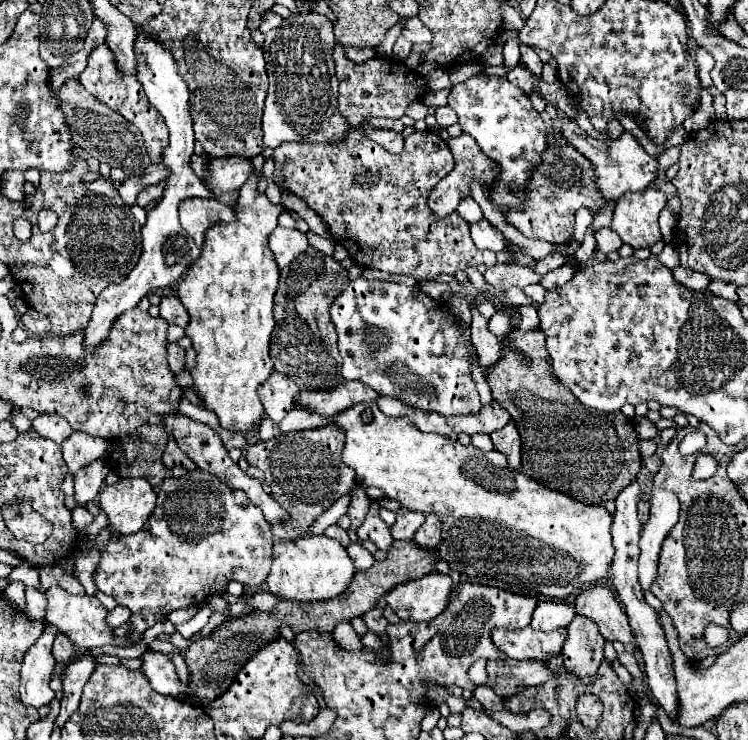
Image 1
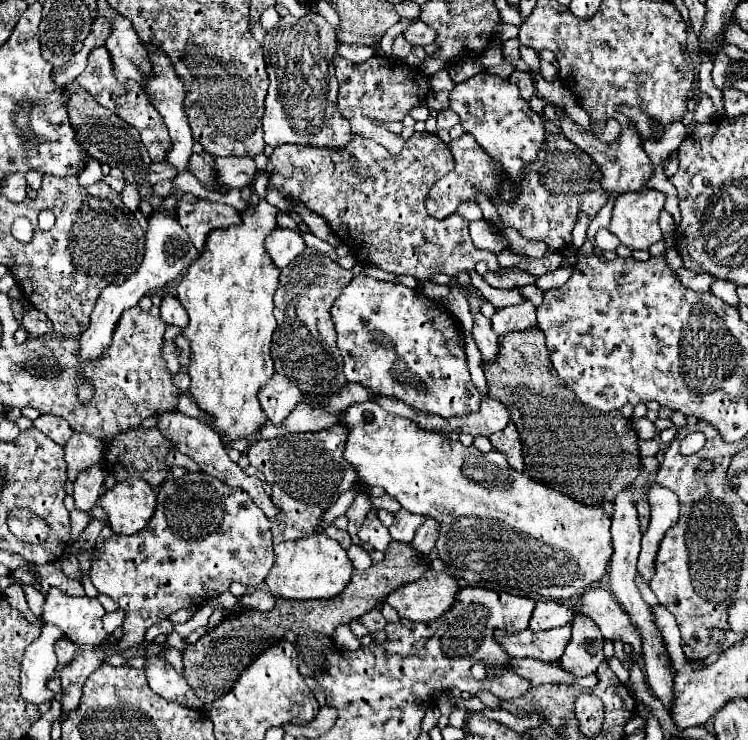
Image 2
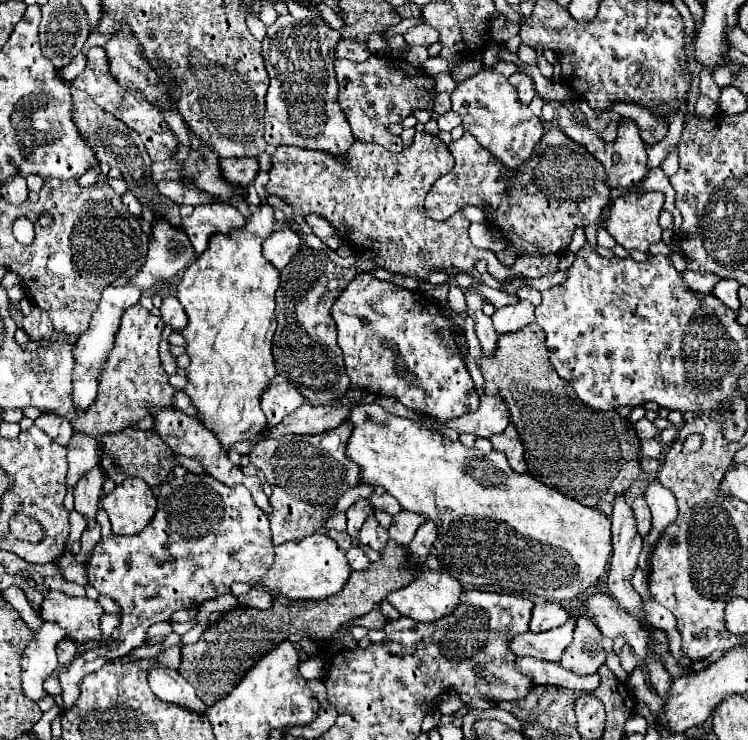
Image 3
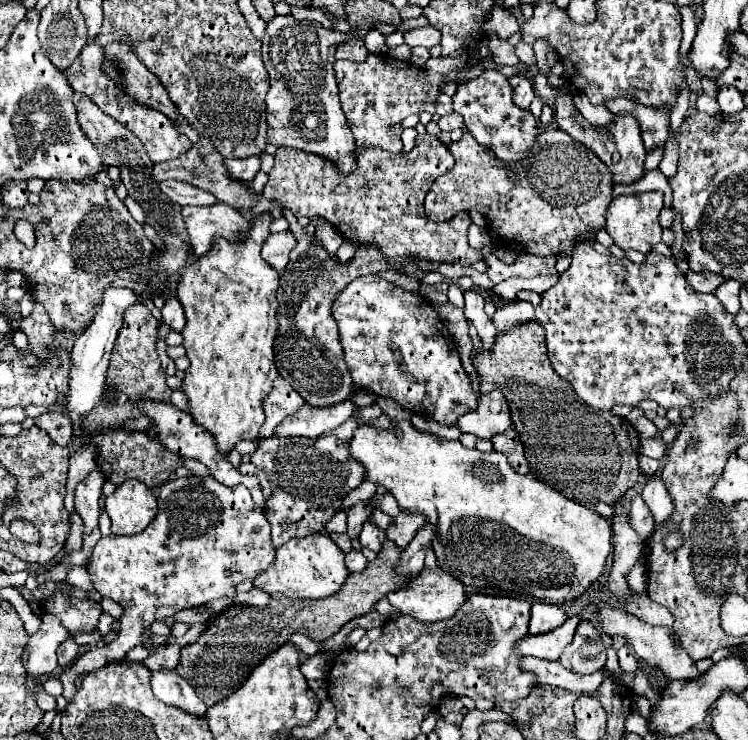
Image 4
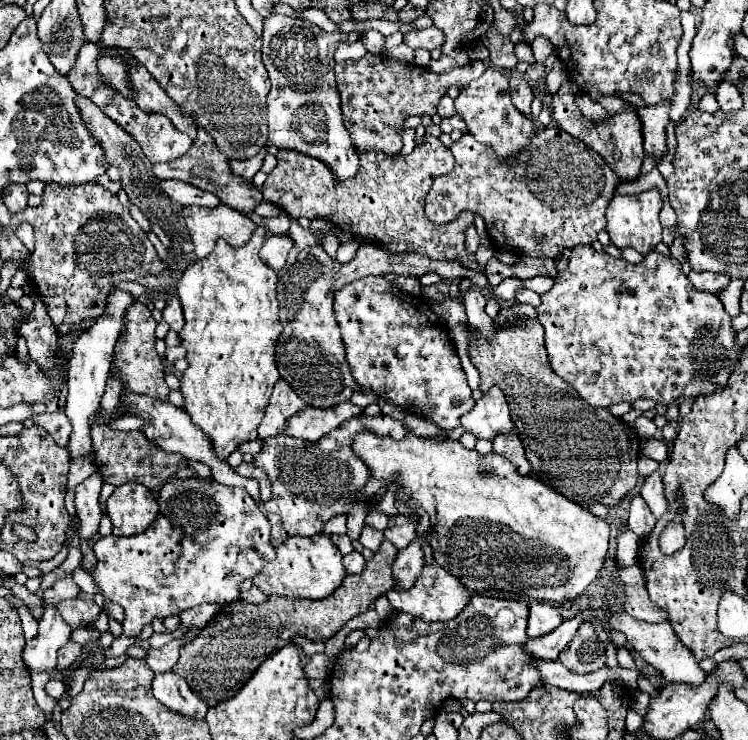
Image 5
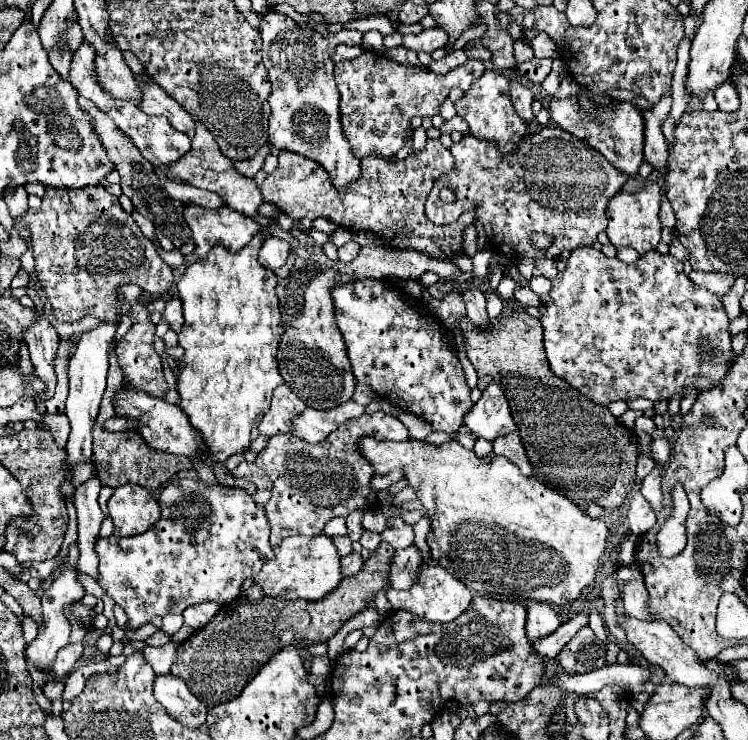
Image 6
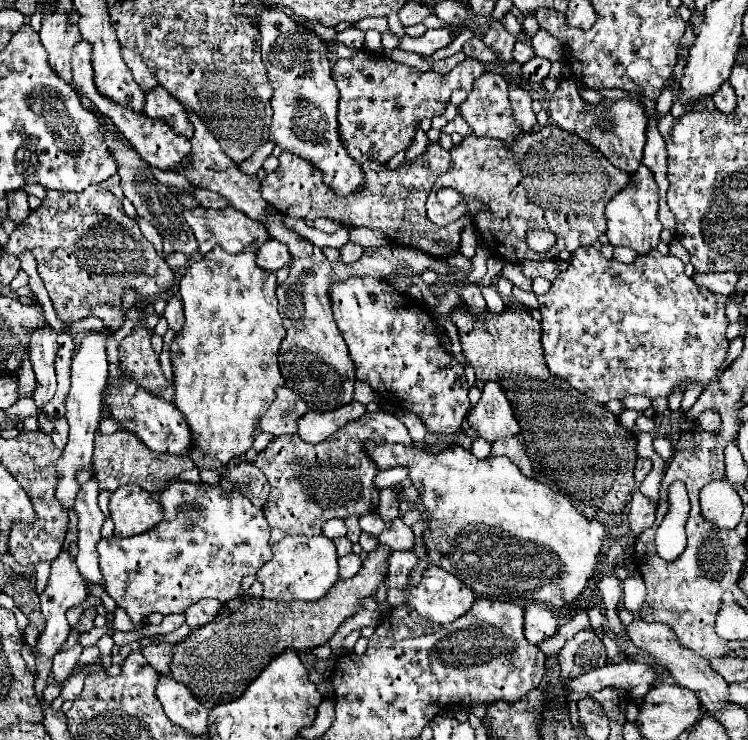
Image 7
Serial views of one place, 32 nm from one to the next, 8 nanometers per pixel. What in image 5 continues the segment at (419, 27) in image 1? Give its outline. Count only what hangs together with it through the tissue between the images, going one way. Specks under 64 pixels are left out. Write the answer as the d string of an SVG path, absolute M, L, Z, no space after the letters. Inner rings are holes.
M430 26L426 30L416 30L404 34L404 44L410 48L424 48L424 50L434 50L444 44L444 32L440 32L436 26Z

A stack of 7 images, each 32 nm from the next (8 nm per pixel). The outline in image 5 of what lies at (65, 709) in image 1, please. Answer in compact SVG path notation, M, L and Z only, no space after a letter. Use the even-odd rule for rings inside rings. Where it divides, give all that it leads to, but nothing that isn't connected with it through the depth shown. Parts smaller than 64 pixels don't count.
M174 478L170 480L168 484L162 486L160 490L160 496L158 496L158 504L160 504L160 516L154 520L154 524L148 526L148 530L144 530L142 534L136 534L136 536L128 536L128 538L118 538L118 536L106 536L106 538L100 538L96 544L94 544L94 554L98 558L98 564L96 564L96 570L94 570L94 580L96 584L102 588L104 596L110 598L112 602L118 602L124 612L126 612L126 620L122 624L124 628L124 634L120 638L116 638L112 642L112 646L104 652L94 652L94 654L88 654L84 658L84 666L88 664L100 664L104 662L106 658L116 658L116 656L122 656L126 652L128 646L132 646L136 642L136 634L142 630L142 626L150 624L154 618L166 618L170 614L180 614L182 610L186 608L192 608L192 606L198 606L198 604L204 604L204 602L232 602L232 600L238 600L238 594L240 594L240 582L246 580L246 578L254 578L266 562L274 560L274 546L270 544L270 524L268 524L268 518L264 514L264 510L252 500L252 496L248 496L248 492L244 488L228 488L228 486L222 486L214 480L202 480L202 478Z

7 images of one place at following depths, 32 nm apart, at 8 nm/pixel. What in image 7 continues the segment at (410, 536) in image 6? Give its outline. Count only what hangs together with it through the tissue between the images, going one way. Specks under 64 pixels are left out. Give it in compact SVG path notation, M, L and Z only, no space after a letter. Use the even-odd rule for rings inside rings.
M394 518L390 524L386 524L386 528L378 536L378 540L380 540L380 544L386 544L392 552L414 548L414 532L400 518Z

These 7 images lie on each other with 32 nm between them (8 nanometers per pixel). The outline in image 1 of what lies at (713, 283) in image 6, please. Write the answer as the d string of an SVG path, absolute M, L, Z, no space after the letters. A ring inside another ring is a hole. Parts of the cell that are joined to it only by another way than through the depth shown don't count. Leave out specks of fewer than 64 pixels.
M682 266L674 268L672 272L674 272L674 278L676 278L680 284L684 284L686 288L690 288L690 290L694 290L694 292L706 292L706 290L708 290L708 284L712 282L710 276L704 276L704 274L700 274L700 272L686 270L686 268L682 268Z

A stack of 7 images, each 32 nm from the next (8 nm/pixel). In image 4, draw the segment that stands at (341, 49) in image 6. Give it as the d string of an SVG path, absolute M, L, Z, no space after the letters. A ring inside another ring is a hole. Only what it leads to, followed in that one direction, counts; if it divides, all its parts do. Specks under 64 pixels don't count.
M348 40L348 42L338 44L338 48L336 48L336 60L346 58L346 60L362 62L362 60L366 60L366 56L368 56L368 50L362 40Z

